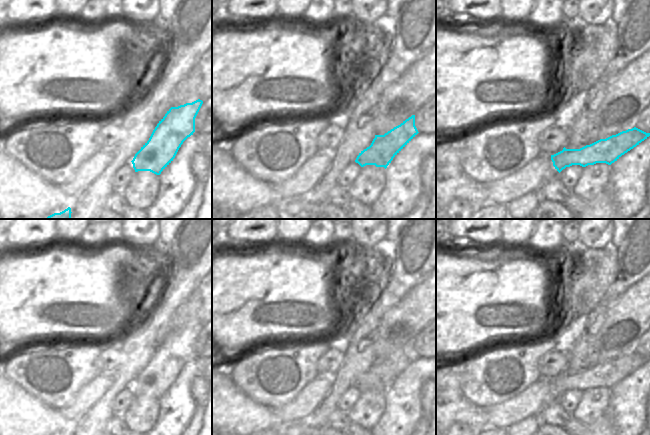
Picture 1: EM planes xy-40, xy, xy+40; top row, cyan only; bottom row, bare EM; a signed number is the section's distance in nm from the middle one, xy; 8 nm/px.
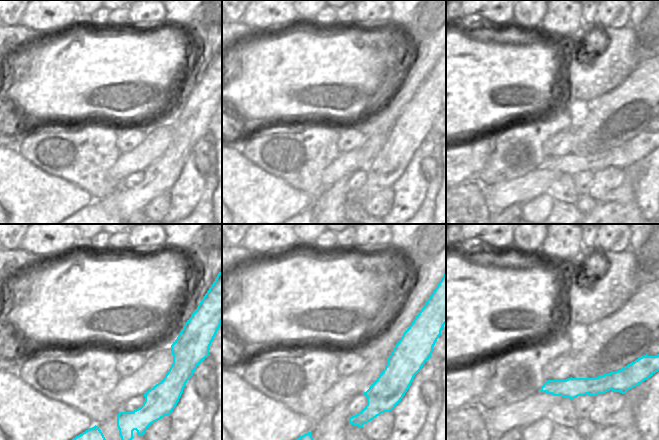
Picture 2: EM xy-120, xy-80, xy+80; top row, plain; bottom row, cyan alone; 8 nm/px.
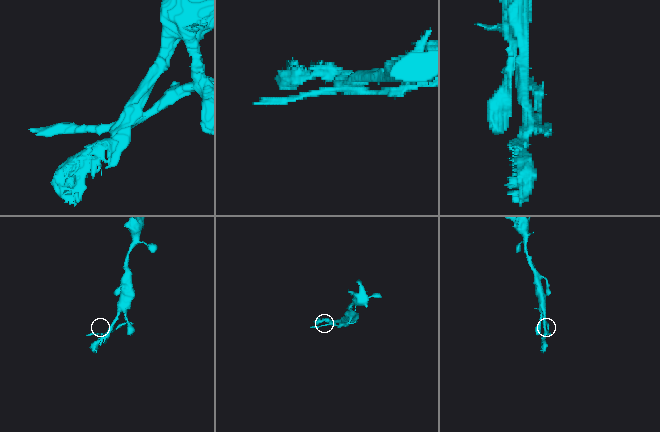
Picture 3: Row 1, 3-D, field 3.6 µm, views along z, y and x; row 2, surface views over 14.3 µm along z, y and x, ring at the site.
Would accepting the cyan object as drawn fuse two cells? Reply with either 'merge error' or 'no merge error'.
merge error

